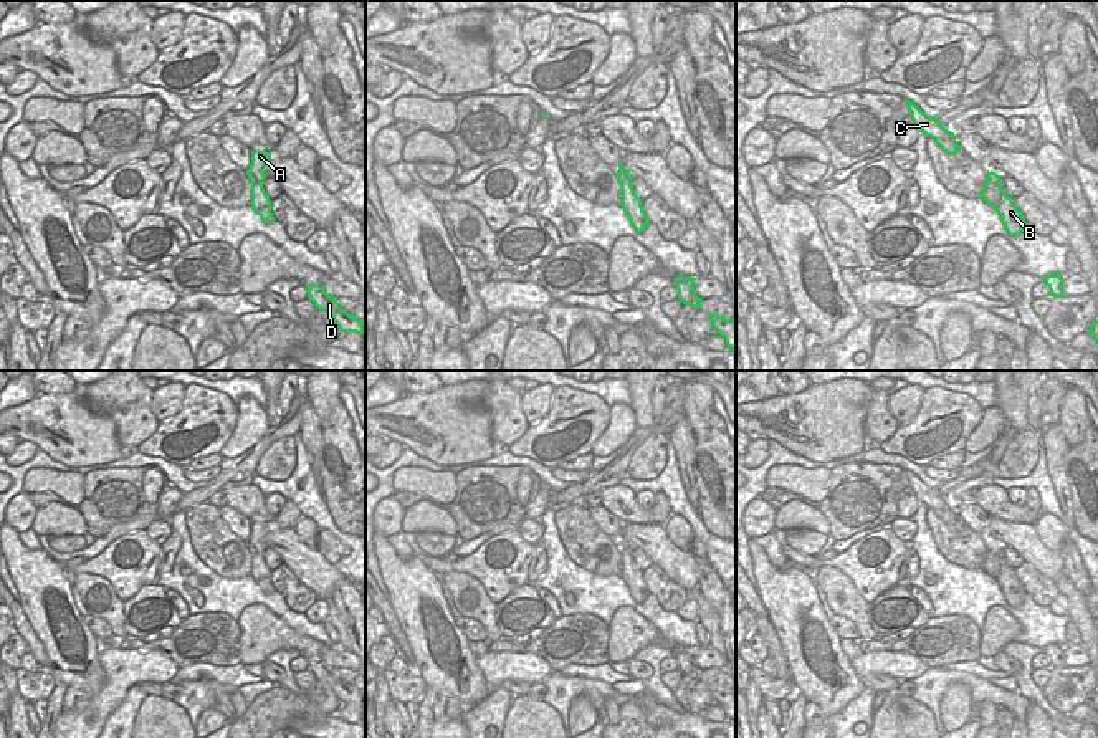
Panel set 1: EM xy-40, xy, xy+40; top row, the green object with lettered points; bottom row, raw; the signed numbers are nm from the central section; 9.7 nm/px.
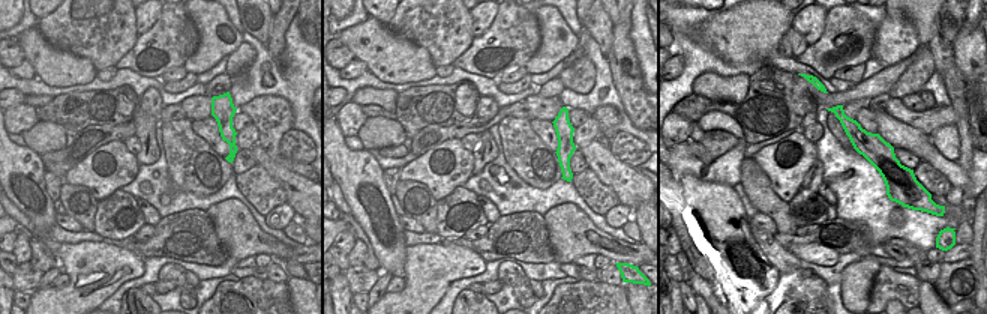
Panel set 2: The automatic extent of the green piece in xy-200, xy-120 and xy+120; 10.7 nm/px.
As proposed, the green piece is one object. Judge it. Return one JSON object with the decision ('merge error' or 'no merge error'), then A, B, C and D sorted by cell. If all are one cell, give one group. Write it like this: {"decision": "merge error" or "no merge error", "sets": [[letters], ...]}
{"decision": "merge error", "sets": [["A", "B"], ["C", "D"]]}

